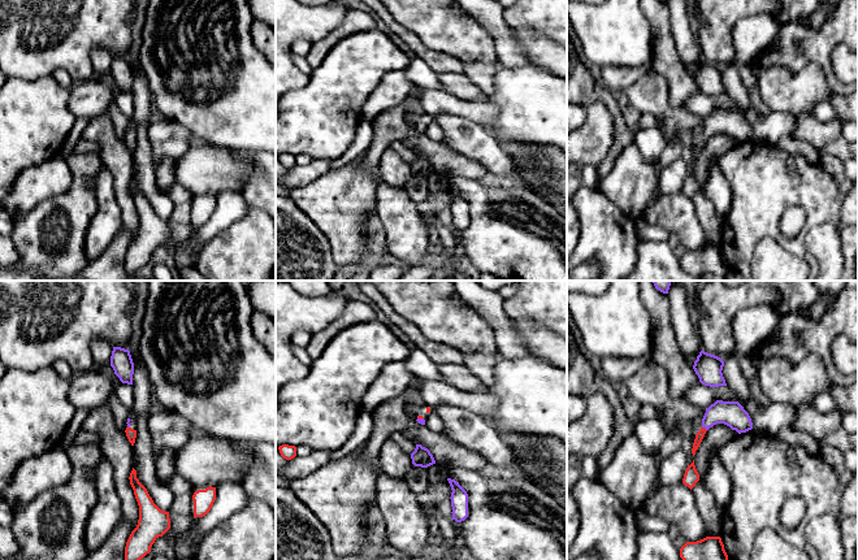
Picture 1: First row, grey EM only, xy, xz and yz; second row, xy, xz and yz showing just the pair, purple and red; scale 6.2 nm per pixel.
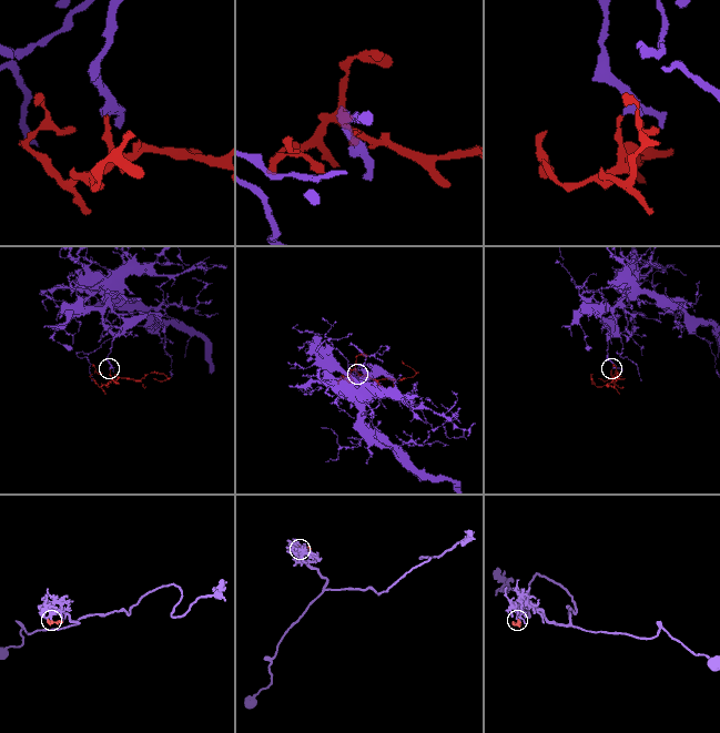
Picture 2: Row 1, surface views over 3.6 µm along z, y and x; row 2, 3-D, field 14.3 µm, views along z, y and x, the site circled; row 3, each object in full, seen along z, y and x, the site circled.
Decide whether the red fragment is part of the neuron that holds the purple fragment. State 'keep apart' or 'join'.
join

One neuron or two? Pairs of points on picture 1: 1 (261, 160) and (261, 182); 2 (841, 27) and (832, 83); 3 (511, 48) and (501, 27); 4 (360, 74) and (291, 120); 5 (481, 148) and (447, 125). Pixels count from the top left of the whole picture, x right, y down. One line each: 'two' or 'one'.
1: one
2: one
3: one
4: one
5: one

